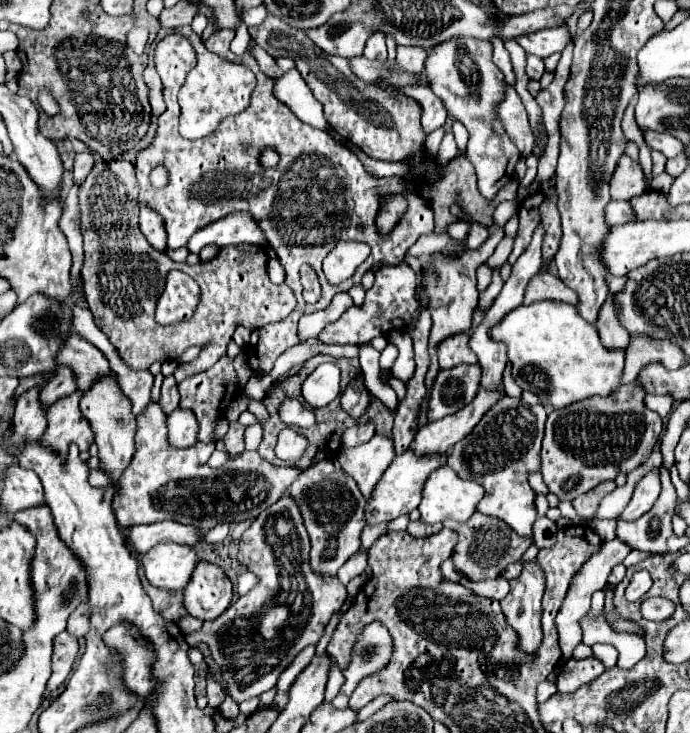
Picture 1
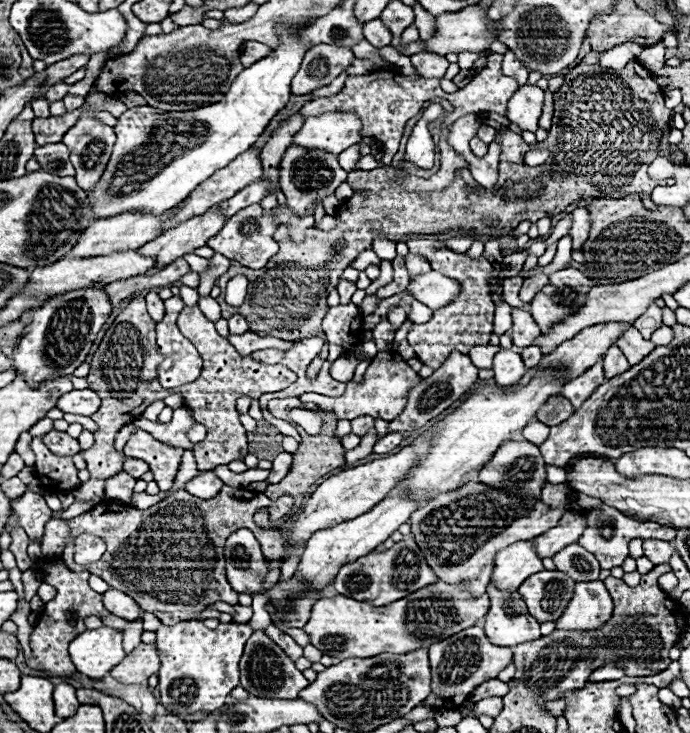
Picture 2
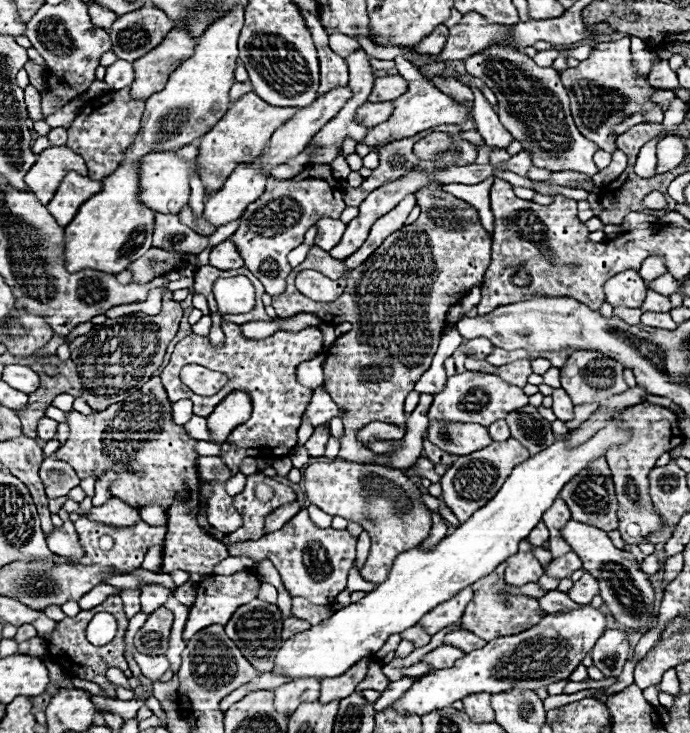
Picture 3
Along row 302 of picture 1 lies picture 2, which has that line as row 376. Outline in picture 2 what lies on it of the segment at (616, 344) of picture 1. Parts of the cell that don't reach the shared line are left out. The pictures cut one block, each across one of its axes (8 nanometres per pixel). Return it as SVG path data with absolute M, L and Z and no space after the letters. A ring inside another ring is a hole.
M612 346L612 348L606 352L606 356L604 356L602 368L604 368L604 378L614 378L614 376L626 372L626 370L630 368L630 364L626 362L626 358L624 358L624 354L618 350L618 346Z

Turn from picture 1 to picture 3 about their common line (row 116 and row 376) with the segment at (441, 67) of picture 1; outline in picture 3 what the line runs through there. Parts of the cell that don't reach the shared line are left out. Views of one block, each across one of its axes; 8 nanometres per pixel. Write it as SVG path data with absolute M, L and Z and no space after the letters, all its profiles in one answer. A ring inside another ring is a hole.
M464 372L448 378L448 384L442 392L434 394L434 402L430 406L430 420L440 422L478 422L482 426L490 426L496 420L506 418L506 414L522 408L528 404L528 396L522 392L522 388L504 382L496 374L486 372ZM480 400L490 400L488 404L478 404Z

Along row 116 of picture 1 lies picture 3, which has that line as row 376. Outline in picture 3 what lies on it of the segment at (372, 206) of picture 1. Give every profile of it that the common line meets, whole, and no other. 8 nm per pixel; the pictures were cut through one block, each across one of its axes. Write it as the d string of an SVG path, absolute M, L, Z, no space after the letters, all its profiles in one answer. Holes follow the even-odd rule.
M242 266L238 270L228 272L228 276L240 276L240 274L250 278L250 282L254 284L254 290L256 290L256 306L254 306L254 310L248 312L248 314L222 314L224 320L221 326L224 334L226 334L226 342L218 350L210 348L207 337L196 334L190 334L184 340L180 340L176 344L174 352L172 352L172 358L170 358L168 366L160 374L162 386L166 390L166 394L168 394L168 400L176 402L176 400L190 398L194 402L194 414L196 416L208 416L210 410L214 410L214 406L226 394L230 394L232 390L244 390L244 392L250 394L252 404L254 404L252 416L244 424L236 426L232 430L232 434L226 438L226 442L222 444L222 448L220 448L220 458L230 468L230 474L236 474L240 470L240 464L242 464L242 460L246 456L280 458L280 456L288 456L290 450L296 446L296 430L300 428L300 416L302 416L302 412L304 412L304 408L306 408L306 404L308 404L308 400L312 396L312 388L302 386L296 380L296 368L302 362L316 358L324 348L322 332L316 326L308 326L308 328L304 328L300 332L278 330L278 332L274 332L272 336L268 336L264 340L248 340L248 338L244 338L240 331L240 324L258 320L276 320L278 317L271 318L264 312L264 304L260 300L262 294L264 294L264 286L258 282L258 278L254 274L250 274L250 270L246 270ZM186 364L202 364L202 366L206 366L210 370L230 374L230 382L216 396L192 396L192 392L180 382L180 370Z

